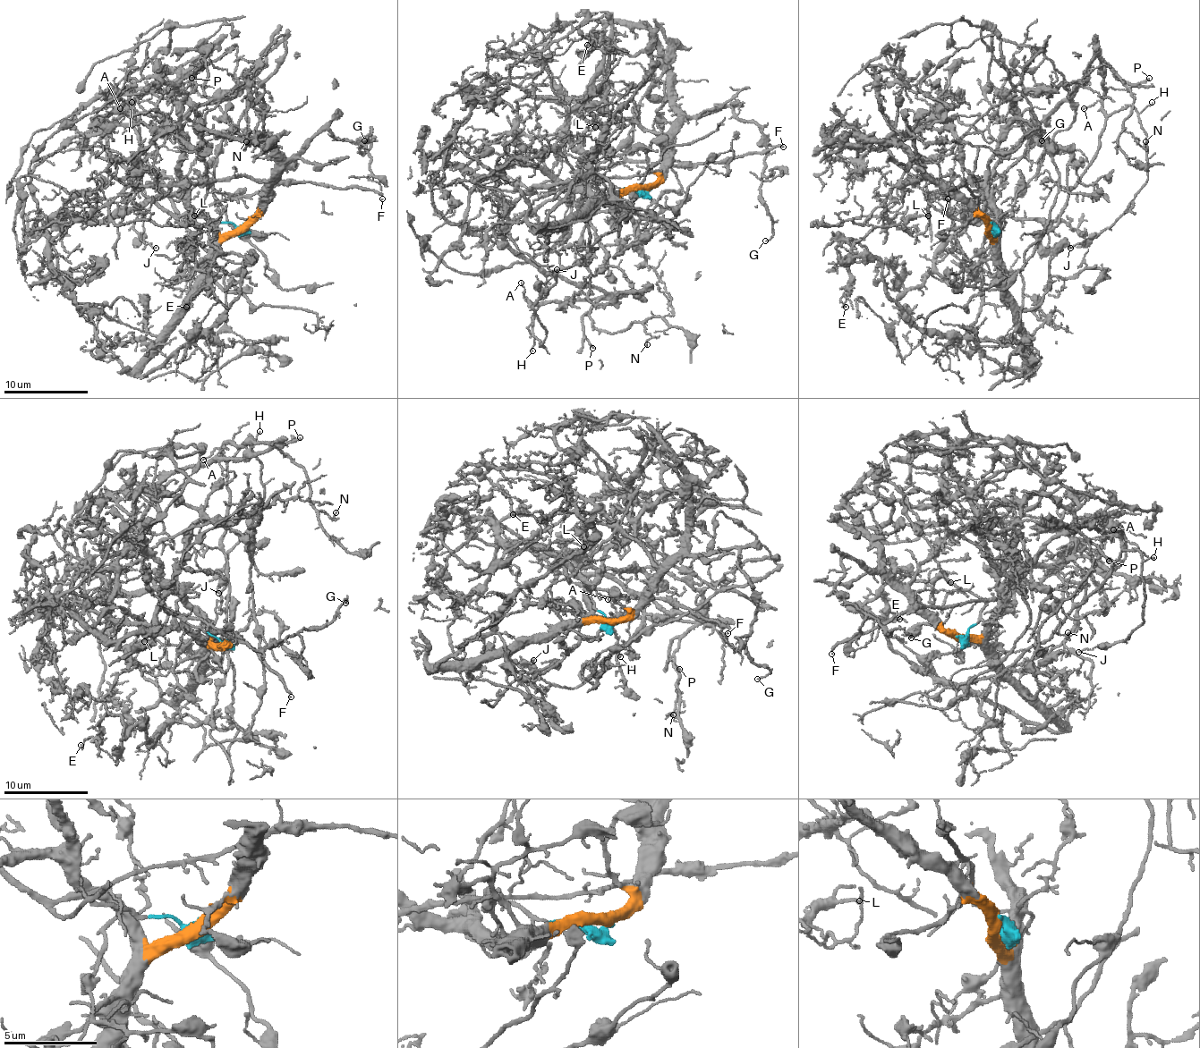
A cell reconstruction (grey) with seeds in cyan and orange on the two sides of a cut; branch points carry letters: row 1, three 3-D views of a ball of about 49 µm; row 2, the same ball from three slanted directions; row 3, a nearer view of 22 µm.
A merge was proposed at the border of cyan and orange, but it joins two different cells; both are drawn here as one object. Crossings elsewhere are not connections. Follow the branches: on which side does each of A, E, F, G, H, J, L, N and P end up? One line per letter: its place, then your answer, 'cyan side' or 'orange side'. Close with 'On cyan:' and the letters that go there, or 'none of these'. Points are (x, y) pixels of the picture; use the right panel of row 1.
A: (1084, 108) | cyan side
E: (846, 307) | orange side
F: (948, 198) | cyan side
G: (1042, 140) | orange side
H: (1152, 102) | cyan side
J: (1070, 248) | cyan side
L: (928, 215) | orange side
N: (1145, 141) | cyan side
P: (1149, 78) | cyan side
On cyan: A, F, H, J, N, P

